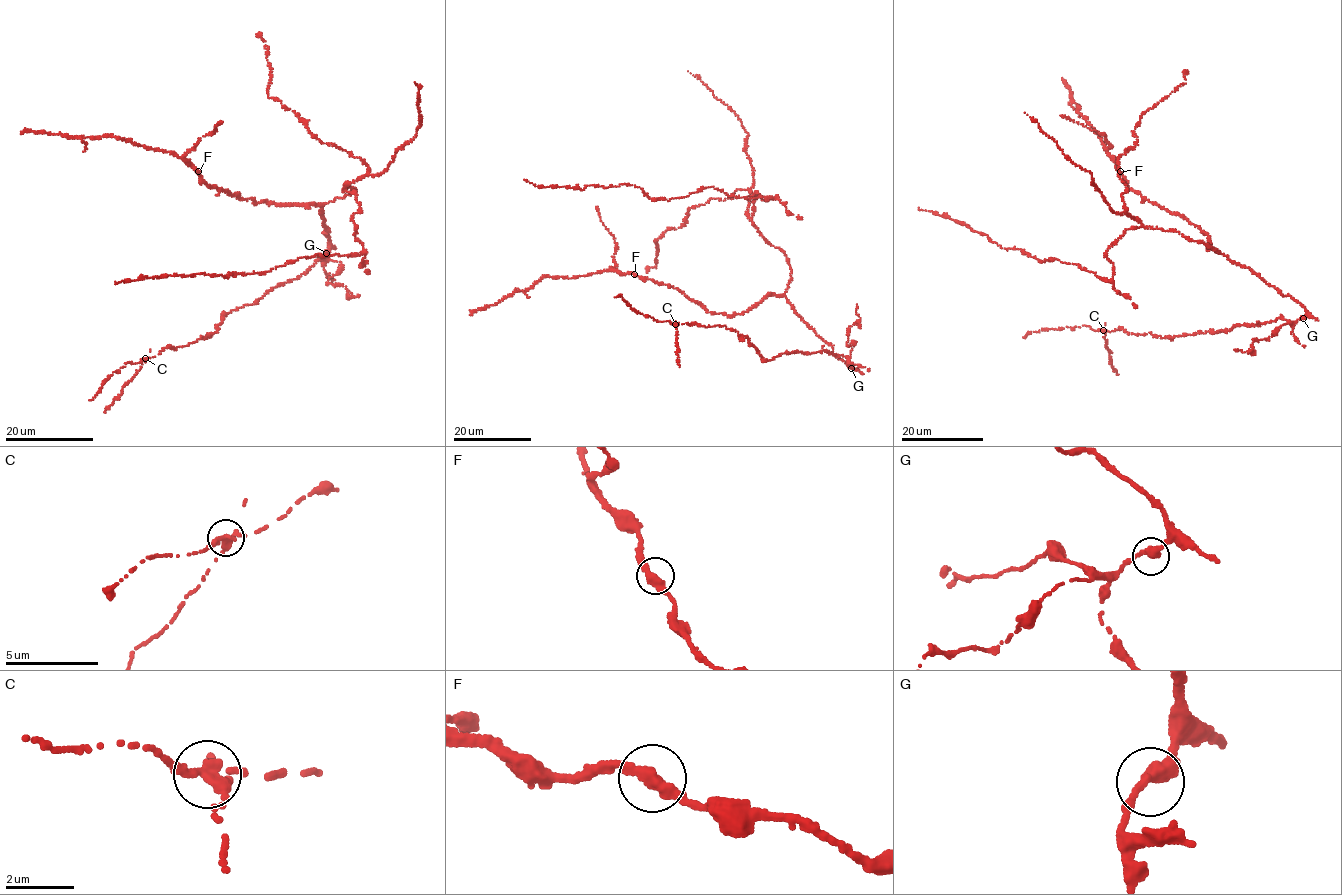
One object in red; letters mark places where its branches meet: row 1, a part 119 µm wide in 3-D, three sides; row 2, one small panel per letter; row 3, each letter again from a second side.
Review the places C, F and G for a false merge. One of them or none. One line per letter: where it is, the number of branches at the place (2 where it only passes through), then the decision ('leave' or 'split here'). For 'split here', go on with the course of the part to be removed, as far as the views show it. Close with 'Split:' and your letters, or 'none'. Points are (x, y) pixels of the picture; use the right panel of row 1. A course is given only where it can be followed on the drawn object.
C: (1103, 330) | 2 | split here | (1103, 330), (1112, 367), (1118, 375)
F: (1120, 171) | 2 | leave
G: (1303, 318) | 2 | leave
Split: C

